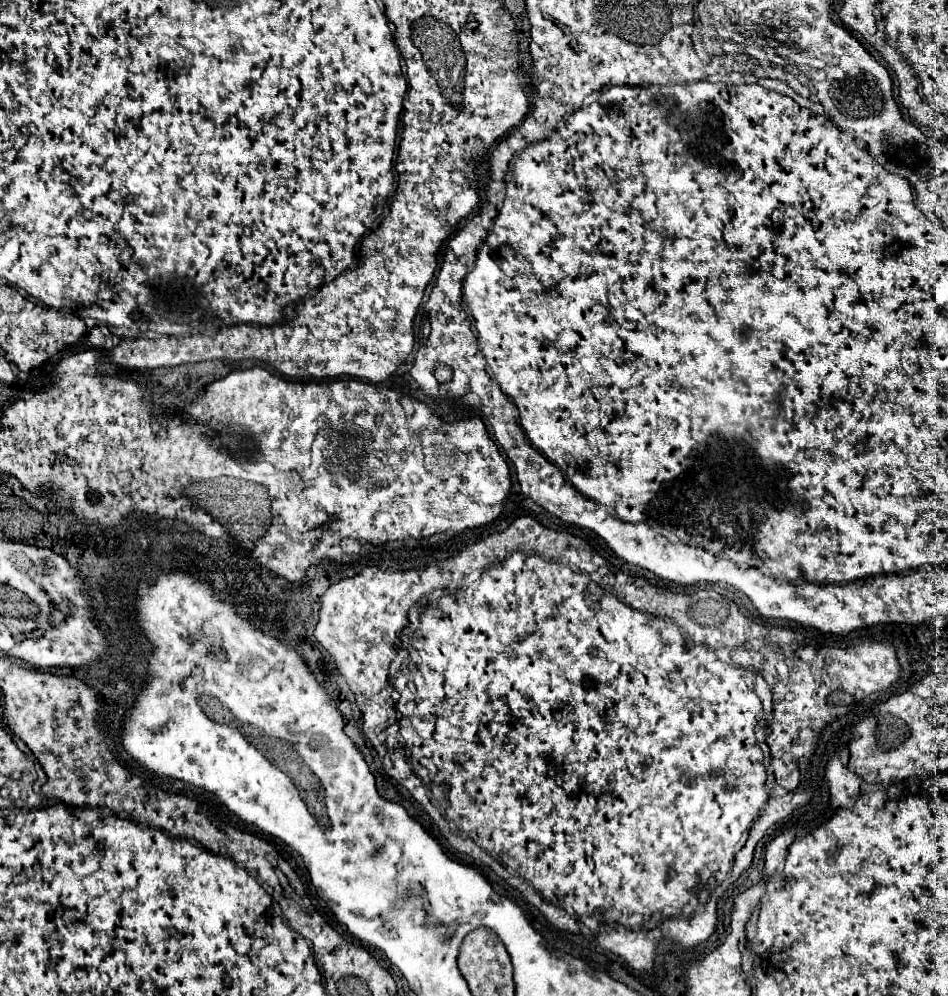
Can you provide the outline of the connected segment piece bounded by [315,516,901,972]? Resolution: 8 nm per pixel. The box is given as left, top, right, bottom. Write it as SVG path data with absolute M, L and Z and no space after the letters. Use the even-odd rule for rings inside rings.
M521 516L521 517L517 517L517 518L516 518L516 519L515 519L515 520L514 520L514 521L513 521L513 523L512 523L512 524L511 524L511 525L510 525L510 526L509 526L509 527L508 527L508 528L506 528L506 529L505 529L505 530L504 530L504 531L502 531L502 532L500 532L500 533L498 533L498 536L499 536L499 537L496 537L496 538L495 538L495 542L497 542L497 544L496 544L496 543L495 543L495 545L497 545L497 547L499 547L499 549L498 549L498 550L480 550L480 541L478 541L478 542L474 542L474 543L470 543L470 544L468 544L468 545L466 545L466 546L465 546L465 547L464 547L464 548L463 548L463 549L462 549L462 550L461 550L461 551L459 551L459 552L457 552L457 554L456 554L456 555L455 555L455 554L453 554L453 556L452 556L452 557L450 557L450 558L448 558L448 559L446 559L446 560L444 560L444 561L441 561L441 562L437 562L437 563L433 563L433 564L430 564L430 565L428 565L428 566L427 566L427 567L425 567L425 568L421 568L421 570L419 570L419 568L413 568L413 570L405 570L405 572L403 572L403 570L397 570L397 572L393 572L393 570L383 570L383 568L379 568L379 566L367 566L367 568L363 568L363 572L361 572L361 574L357 574L357 576L351 576L351 578L345 578L345 580L339 580L339 582L335 582L335 584L331 584L331 586L329 586L329 588L327 588L327 590L325 590L325 594L323 594L323 596L321 596L321 610L319 610L319 622L317 622L317 626L315 626L315 638L317 638L317 640L319 640L319 642L321 642L321 644L323 644L323 648L325 648L325 650L327 650L327 652L329 652L329 654L331 654L331 656L333 656L333 658L337 658L337 668L339 668L339 672L341 672L341 676L343 676L343 678L345 678L345 680L347 680L347 684L349 684L349 688L351 688L351 690L353 690L353 692L355 692L355 698L357 698L357 704L359 704L359 708L361 708L361 712L363 712L363 734L365 734L365 736L367 736L367 738L369 738L369 740L371 740L371 744L373 744L373 746L375 746L375 748L377 748L377 750L379 750L379 754L381 754L381 758L383 758L383 756L385 756L385 754L387 754L387 752L385 752L385 748L387 748L387 746L385 746L385 744L383 744L383 742L379 742L379 734L381 734L381 732L383 732L383 730L385 730L385 728L387 728L387 726L391 726L391 724L395 724L395 722L397 722L397 712L399 712L399 734L401 734L401 738L403 738L403 742L405 742L405 746L407 746L407 750L409 750L409 762L411 762L411 766L413 766L413 770L411 770L411 766L409 766L409 764L407 764L407 758L405 758L405 756L403 756L403 754L401 754L401 750L399 750L399 754L393 754L393 756L391 756L391 768L385 768L385 770L391 770L391 772L389 772L389 774L391 774L391 776L393 776L393 778L395 778L395 780L397 780L397 782L399 782L399 784L401 784L401 786L405 786L405 788L407 788L407 790L409 790L409 792L411 792L411 794L413 794L413 796L415 796L415 798L423 798L423 796L427 796L427 788L429 788L429 786L431 786L431 794L433 794L433 798L435 798L435 800L437 800L437 802L439 802L439 806L441 806L441 808L442 808L442 810L443 810L443 813L444 813L444 814L445 814L445 816L446 816L446 817L447 817L447 819L448 819L448 820L449 820L449 821L451 821L451 822L455 822L455 826L457 826L457 828L459 828L459 832L461 832L461 834L465 834L465 836L467 836L467 838L471 838L471 840L467 840L467 838L461 838L461 836L457 836L457 834L453 834L453 832L449 832L449 836L445 836L445 838L447 838L447 840L449 840L449 842L451 842L451 844L453 844L453 848L457 848L457 850L459 850L459 852L463 852L463 854L467 854L467 856L471 856L471 858L475 858L475 860L481 860L481 862L485 862L485 852L488 852L488 854L489 854L489 855L490 855L490 856L492 856L492 857L493 857L493 858L494 858L494 859L495 859L495 860L496 860L496 862L485 862L485 864L487 864L487 866L489 866L489 868L493 868L493 870L494 870L494 871L495 871L495 873L496 873L496 874L497 874L497 875L498 875L498 876L501 876L501 878L503 878L503 880L505 880L505 882L509 882L509 884L511 884L511 886L513 886L513 888L517 888L517 890L519 890L519 892L521 892L521 894L523 894L523 896L525 896L525 898L527 898L527 902L531 902L531 904L533 904L533 906L537 906L537 908L539 908L539 910L541 910L541 912L543 912L543 914L545 914L545 918L547 918L547 920L549 920L549 922L551 922L551 924L553 924L553 926L555 926L555 928L561 928L561 930L565 930L565 932L573 932L573 934L581 934L581 936L587 936L587 938L589 938L589 936L599 936L599 942L601 942L601 940L603 940L603 942L601 942L601 946L603 946L603 948L605 948L605 950L609 950L609 952L613 952L613 954L617 954L617 956L619 956L619 958L623 958L623 960L625 960L625 962L627 962L627 964L629 964L629 966L631 966L631 968L633 968L633 970L641 970L641 972L651 972L651 970L653 970L653 964L655 964L655 948L657 948L657 942L659 942L659 940L663 940L663 934L661 934L661 930L649 930L649 932L647 932L647 930L643 930L643 928L633 928L633 927L634 927L634 926L635 926L635 925L634 925L634 924L641 924L641 922L643 922L643 920L645 920L645 918L646 918L646 919L648 919L648 918L653 918L653 920L663 920L663 918L679 918L679 916L691 916L691 914L693 914L693 912L695 912L695 910L697 910L697 908L699 908L699 906L701 906L701 904L705 904L705 902L707 902L707 898L709 898L709 894L711 894L711 892L713 892L713 890L715 890L715 888L717 888L717 886L719 886L719 884L721 884L721 882L723 882L723 880L725 880L725 878L726 878L726 880L725 880L725 881L724 881L724 883L725 883L725 884L726 884L726 890L727 890L727 888L728 888L728 887L729 887L729 886L730 886L730 885L731 885L731 884L733 884L733 883L734 883L734 882L735 882L735 881L736 881L736 880L737 880L737 879L738 879L738 878L739 878L739 877L740 877L740 875L741 875L741 874L742 874L742 872L743 872L743 871L744 871L744 870L746 870L746 869L747 869L747 868L749 868L749 867L750 867L750 866L751 866L751 863L752 863L752 860L753 860L753 856L754 856L754 851L755 851L755 848L756 848L756 846L757 846L757 844L758 844L758 842L759 842L759 841L760 841L760 840L761 840L761 838L762 838L762 837L763 837L763 836L764 836L764 835L765 835L765 833L766 833L766 831L767 831L767 830L768 830L768 828L770 828L770 827L771 827L771 826L772 826L772 825L774 825L774 824L775 824L775 823L776 823L776 822L778 822L778 821L780 821L780 820L781 820L781 818L782 818L782 816L776 816L776 815L775 815L775 814L773 814L773 787L770 787L770 788L772 788L772 789L769 789L769 787L767 787L767 770L765 770L765 766L763 766L763 750L761 750L761 748L759 748L759 744L757 744L757 734L755 734L755 726L757 726L757 724L759 724L759 722L761 722L761 720L770 720L770 722L767 722L767 725L766 725L766 723L765 723L765 724L764 724L764 731L765 731L765 728L766 728L766 732L765 732L765 733L766 733L766 737L767 737L767 744L769 744L769 748L771 748L771 768L773 768L773 773L772 773L772 778L773 778L773 774L775 774L775 782L776 782L776 784L778 784L778 785L780 785L780 786L782 786L782 787L783 787L783 788L784 788L784 789L785 789L785 790L788 790L788 791L794 791L794 790L795 790L795 789L797 789L797 787L799 787L799 786L800 786L800 785L801 785L801 786L804 786L804 790L799 790L799 792L795 792L795 800L793 800L793 806L787 806L787 808L791 808L791 810L795 810L795 808L799 808L799 806L805 806L805 804L807 804L807 802L809 802L809 800L811 800L811 790L810 790L810 784L809 784L809 782L811 782L811 781L810 781L810 780L811 780L811 779L810 779L810 778L809 778L809 776L803 776L803 766L809 766L809 762L811 762L811 756L812 756L812 755L813 755L813 753L814 753L814 750L815 750L815 747L816 747L816 746L817 746L817 740L819 740L819 734L821 734L821 730L823 730L823 728L825 728L825 726L827 726L827 724L831 724L831 722L833 722L833 720L835 720L835 718L839 718L839 716L843 716L843 714L845 714L845 712L847 712L847 708L849 708L849 706L851 706L851 704L855 704L855 698L859 698L859 700L863 700L863 698L865 698L865 696L869 696L869 694L873 694L873 692L879 692L879 690L885 690L885 688L889 688L889 686L891 686L891 684L893 684L893 682L895 682L895 680L897 680L897 678L899 678L899 674L901 674L901 666L899 666L899 662L897 662L897 656L895 656L895 648L893 648L893 644L889 644L889 642L865 642L865 644L857 644L857 646L851 646L851 648L835 648L835 646L821 646L821 647L819 647L819 648L818 648L818 647L815 647L815 646L813 646L813 645L803 645L803 644L802 644L802 643L801 643L801 642L800 642L800 640L802 640L802 641L803 641L803 636L802 636L802 634L801 634L801 633L800 633L800 632L798 632L798 631L796 631L796 630L791 630L791 629L786 629L786 628L777 628L777 630L783 630L783 634L781 634L781 638L783 638L783 640L781 640L781 642L779 642L779 646L781 646L781 648L777 648L777 646L775 646L775 644L771 644L771 642L769 642L769 640L761 640L761 638L769 638L769 630L767 630L767 628L765 628L765 626L759 626L759 624L755 624L755 622L753 622L753 620L749 620L749 618L745 618L745 616L743 616L743 614L741 614L741 610L739 610L739 608L737 608L737 606L735 606L735 602L731 602L731 600L727 600L727 598L724 598L724 597L723 597L723 596L721 596L721 595L720 595L720 594L718 594L718 593L716 593L716 592L715 592L715 591L713 591L713 590L700 590L700 591L698 591L698 592L695 592L695 594L675 594L675 592L671 592L671 590L667 590L667 588L659 588L659 586L657 586L657 585L653 585L653 584L649 584L649 582L648 582L648 580L646 580L646 579L644 579L644 578L641 578L641 577L632 577L632 576L631 576L631 575L629 575L629 574L627 574L627 573L625 573L625 572L622 572L622 571L621 571L621 570L618 570L618 571L616 571L616 572L613 572L613 573L612 573L612 570L611 570L611 569L610 569L610 567L609 567L609 569L608 569L608 568L607 568L607 567L606 567L606 566L605 566L605 567L604 567L604 568L602 568L602 569L601 569L601 568L600 568L600 569L599 569L599 571L597 571L597 572L593 572L593 573L590 573L590 574L588 574L588 573L583 573L583 572L575 572L575 570L571 570L571 568L569 568L569 566L577 566L577 568L581 568L581 566L579 566L579 564L581 564L581 560L579 560L579 556L577 556L577 552L575 552L575 544L573 544L573 546L571 546L571 544L567 544L567 546L563 546L563 552L558 552L558 546L561 546L561 545L562 545L562 544L565 544L565 545L566 545L566 538L568 538L568 536L569 536L569 535L568 535L568 533L566 533L566 532L559 532L559 531L554 531L554 530L552 530L552 529L550 529L550 528L547 528L547 527L545 527L545 526L543 526L543 525L541 525L541 524L540 524L540 523L538 523L538 522L537 522L537 521L536 521L536 520L535 520L535 518L533 518L533 517L531 517L531 516ZM496 559L498 559L498 561L501 561L501 562L499 562L499 564L496 564L496 563L494 563L494 564L492 564L492 563L493 563L493 562L494 562L494 561L495 561L495 560L496 560ZM453 580L463 580L463 583L462 583L462 584L461 584L461 585L460 585L460 586L459 586L459 587L458 587L458 588L457 588L457 589L456 589L456 590L455 590L455 591L446 591L446 590L445 590L445 588L447 588L447 590L453 590L453 588L455 588L455 584L453 584ZM423 596L428 596L428 597L427 597L427 598L425 598L425 599L423 599L423 600L424 600L424 602L425 602L425 606L423 606L423 608L421 608L421 612L419 612L419 626L417 626L417 630L413 630L413 632L411 632L411 634L409 634L409 646L407 646L407 652L409 652L409 660L407 660L407 670L409 670L409 672L407 672L407 674L399 674L399 676L397 676L397 678L393 678L393 680L391 680L391 682L393 682L393 688L395 688L395 690L397 690L397 692L399 692L399 694L401 694L401 696L399 696L399 700L397 700L397 704L393 704L393 700L391 700L391 684L389 684L389 678L387 678L387 676L389 676L389 664L391 664L391 662L393 662L393 658L395 658L395 654L397 654L397 646L395 646L395 642L393 642L393 640L395 640L395 636L393 636L393 634L391 634L391 632L389 632L389 628L405 628L405 626L407 626L407 624L409 624L409 620L407 620L407 610L409 610L409 606L411 606L411 604L413 604L413 602L417 602L417 600L419 600L419 598L423 598ZM786 645L794 645L794 646L795 646L795 645L796 645L796 646L797 646L797 650L795 650L795 652L793 652L793 656L791 656L791 658L789 658L789 657L786 657L786 656L785 656L785 655L784 655L784 654L783 654L783 650L782 650L782 646L786 646ZM753 646L755 646L755 654L757 654L757 662L755 662L755 664L753 664L753 666L739 666L739 664L749 664L749 652L753 652ZM753 820L755 820L755 821L754 821L754 822L755 822L755 824L754 824L754 823L753 823L753 826L752 826L752 828L751 828L751 829L750 829L750 831L749 831L749 837L748 837L748 840L747 840L747 841L746 841L746 843L745 843L745 845L744 845L744 847L743 847L743 848L742 848L742 849L741 849L741 850L740 850L740 851L739 851L739 852L738 852L738 853L737 853L737 854L735 854L735 846L737 846L737 842L739 842L739 840L741 840L741 834L743 834L743 832L745 832L745 830L749 830L749 826L751 826L751 822L753 822ZM563 908L571 908L571 910L573 910L573 912L575 912L575 914L577 914L577 916L591 916L591 918L595 918L595 920L597 920L597 922L601 922L601 924L611 924L611 925L612 925L612 924L613 924L613 923L617 923L617 926L615 926L615 930L613 930L613 928L611 928L611 926L603 926L603 928L605 928L605 930L599 930L599 932L591 932L591 930L589 930L589 928L587 928L587 926L583 926L583 924L581 924L581 922L579 922L579 918L577 918L577 916L571 916L571 914L567 914L567 912L565 912L565 910L563 910Z

